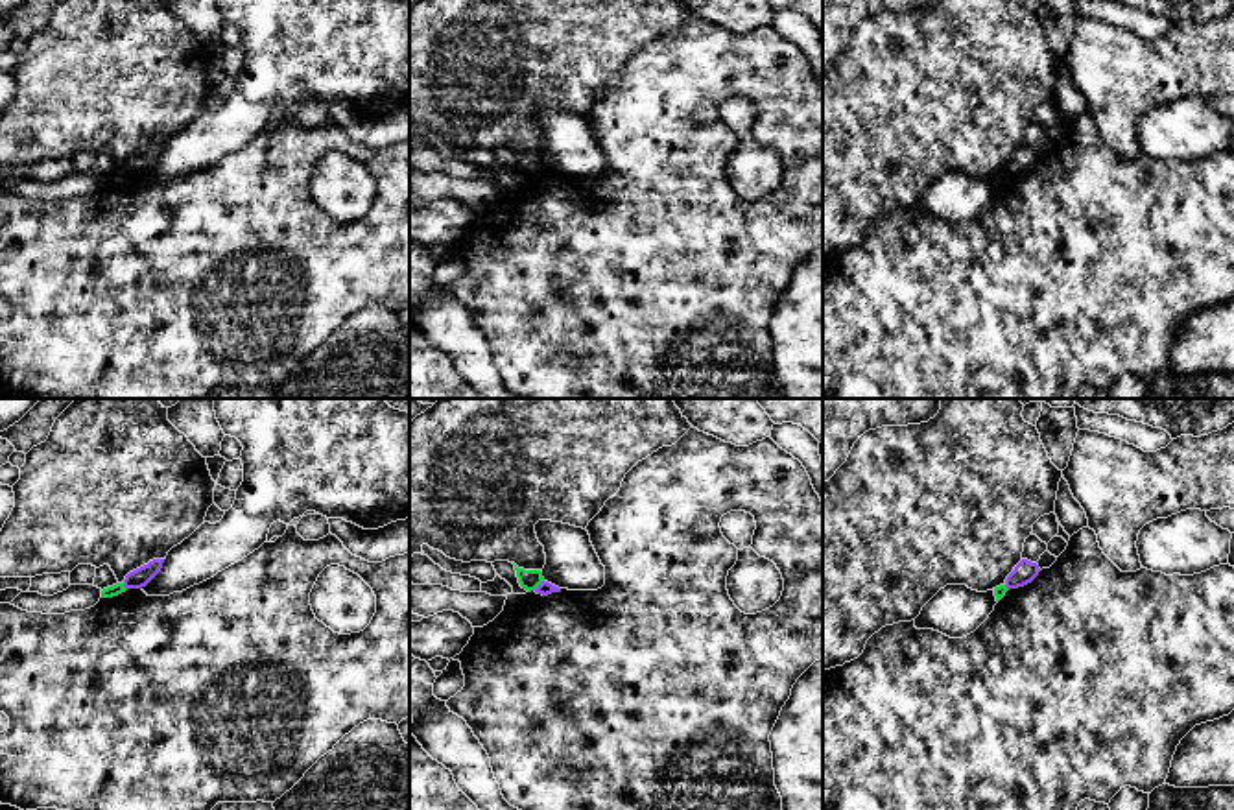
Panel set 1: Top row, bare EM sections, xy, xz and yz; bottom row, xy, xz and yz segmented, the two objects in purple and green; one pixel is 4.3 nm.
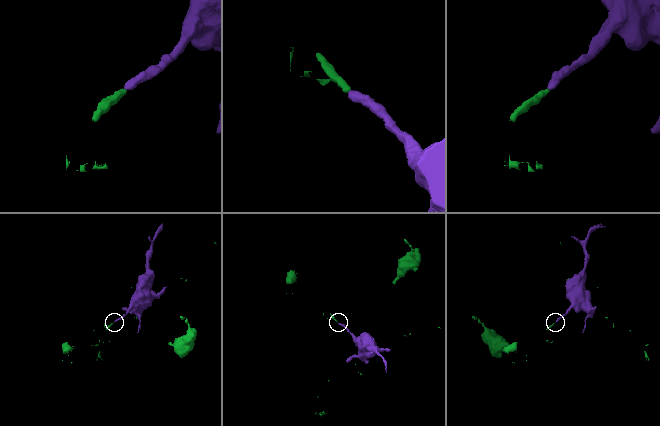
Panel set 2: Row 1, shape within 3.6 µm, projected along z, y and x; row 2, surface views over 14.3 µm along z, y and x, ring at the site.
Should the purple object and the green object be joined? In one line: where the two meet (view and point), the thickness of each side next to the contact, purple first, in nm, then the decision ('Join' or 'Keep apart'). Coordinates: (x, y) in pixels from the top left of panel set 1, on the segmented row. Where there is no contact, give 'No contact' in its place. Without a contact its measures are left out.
Touches purple at xz (539, 585). Thickness 60 nm (purple) against 90 nm. Keep apart

